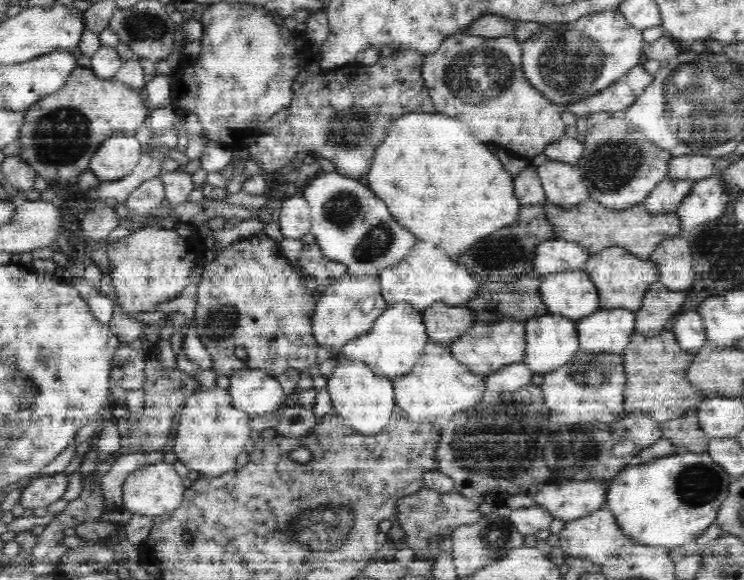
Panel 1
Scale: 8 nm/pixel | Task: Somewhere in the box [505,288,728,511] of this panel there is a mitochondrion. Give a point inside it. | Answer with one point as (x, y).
(576, 452)

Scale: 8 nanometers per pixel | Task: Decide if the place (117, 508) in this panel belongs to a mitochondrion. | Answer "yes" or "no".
no

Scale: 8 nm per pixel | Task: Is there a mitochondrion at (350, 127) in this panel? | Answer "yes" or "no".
yes

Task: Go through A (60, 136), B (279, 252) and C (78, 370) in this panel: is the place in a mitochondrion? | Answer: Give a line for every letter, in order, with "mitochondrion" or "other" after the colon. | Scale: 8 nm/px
A: mitochondrion
B: other
C: other

